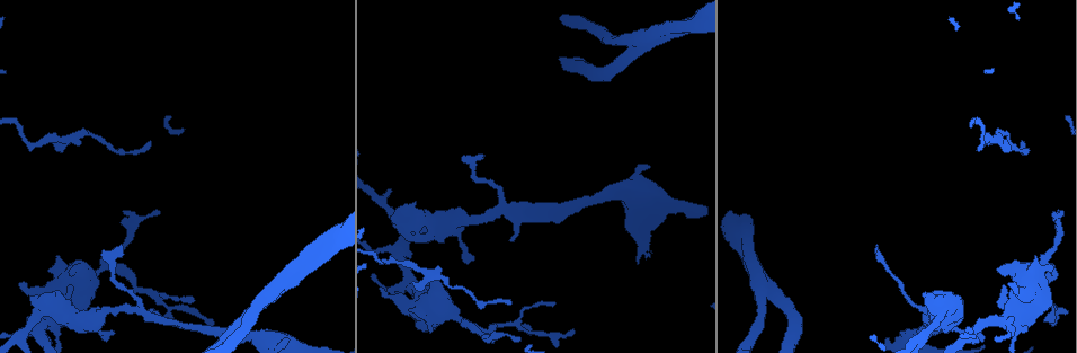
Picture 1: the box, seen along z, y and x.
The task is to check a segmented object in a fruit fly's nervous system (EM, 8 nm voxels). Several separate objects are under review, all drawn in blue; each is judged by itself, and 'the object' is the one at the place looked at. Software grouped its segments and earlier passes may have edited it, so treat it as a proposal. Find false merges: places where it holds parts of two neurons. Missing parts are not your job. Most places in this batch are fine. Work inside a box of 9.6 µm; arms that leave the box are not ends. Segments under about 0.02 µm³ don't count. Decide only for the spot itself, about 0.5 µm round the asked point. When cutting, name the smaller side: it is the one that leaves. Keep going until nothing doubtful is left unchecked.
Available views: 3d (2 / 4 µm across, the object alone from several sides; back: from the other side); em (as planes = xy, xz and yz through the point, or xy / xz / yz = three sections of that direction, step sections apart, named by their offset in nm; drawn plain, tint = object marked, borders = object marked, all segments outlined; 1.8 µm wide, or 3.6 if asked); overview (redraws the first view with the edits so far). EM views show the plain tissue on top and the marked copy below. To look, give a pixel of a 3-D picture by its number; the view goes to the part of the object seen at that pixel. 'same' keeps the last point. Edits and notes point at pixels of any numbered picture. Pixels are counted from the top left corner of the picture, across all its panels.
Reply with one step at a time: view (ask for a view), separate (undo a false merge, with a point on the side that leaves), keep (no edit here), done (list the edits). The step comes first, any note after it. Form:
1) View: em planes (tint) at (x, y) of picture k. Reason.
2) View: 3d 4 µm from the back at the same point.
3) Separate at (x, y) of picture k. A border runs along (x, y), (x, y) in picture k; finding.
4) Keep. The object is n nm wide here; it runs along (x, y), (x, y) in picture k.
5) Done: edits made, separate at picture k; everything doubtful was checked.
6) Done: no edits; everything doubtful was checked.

View: 3d 4 µm at (431, 222) of picture 1. Branch point.

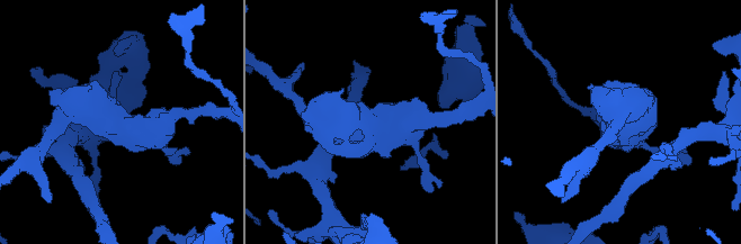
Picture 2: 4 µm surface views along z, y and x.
View: em planes (tint) at (118, 127) of picture 2.

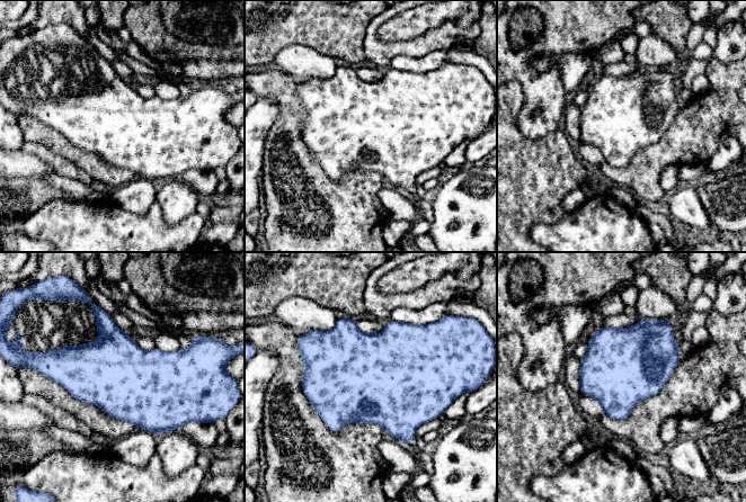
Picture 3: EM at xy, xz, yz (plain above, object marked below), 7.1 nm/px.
Keep. All the same neuron.

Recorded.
View: em yz step 16 (borders) at (106, 266) of picture 1. Sharp bend.

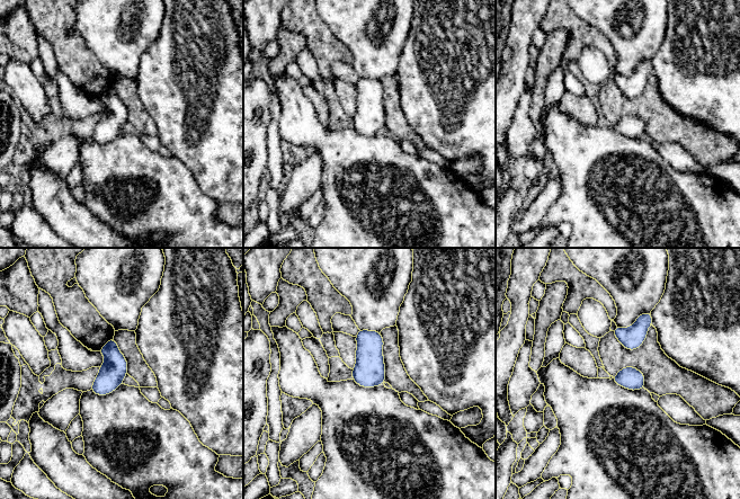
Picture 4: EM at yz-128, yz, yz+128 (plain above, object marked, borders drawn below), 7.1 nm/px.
Keep. All the same neuron.

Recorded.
View: 3d 2 µm at (996, 133) of picture 1. Thick turns thin.

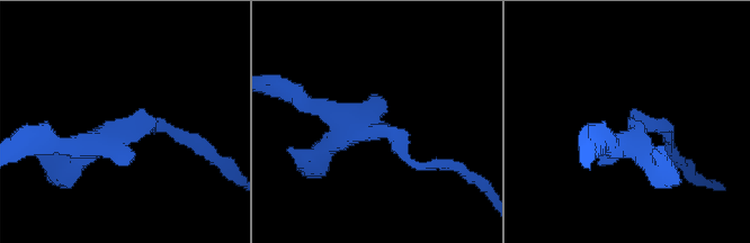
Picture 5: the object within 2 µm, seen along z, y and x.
View: em planes (tint) at (394, 131) of picture 5.

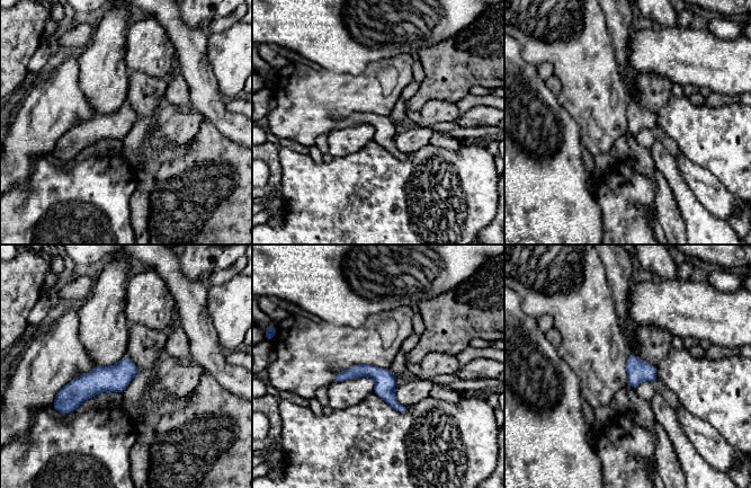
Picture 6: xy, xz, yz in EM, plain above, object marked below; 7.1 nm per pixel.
Keep. The object is 150 nm wide here; it runs along (135, 369), (63, 395) in picture 6; one neuron here.

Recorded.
View: 3d 2 µm at (282, 284) of picture 1. Side arm on a straight run.

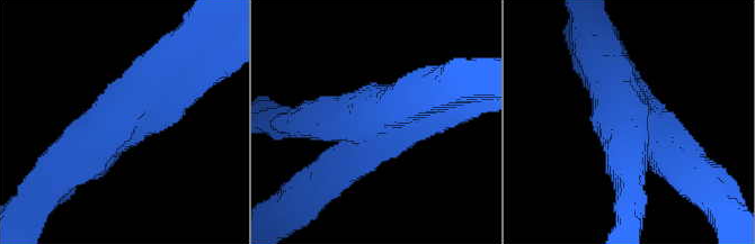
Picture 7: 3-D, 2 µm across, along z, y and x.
View: em xy step 16 (tint) at (124, 122) of picture 7. 3 arms meet here; the arms are 300, 300, 380 nm wide; now the EM.

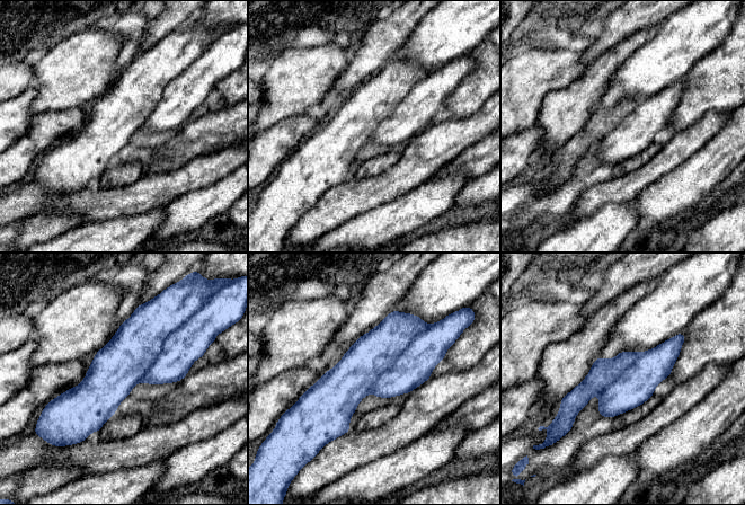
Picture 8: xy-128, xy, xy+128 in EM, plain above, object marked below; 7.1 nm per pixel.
View: em planes (tint) at the same point. Cut it another way.

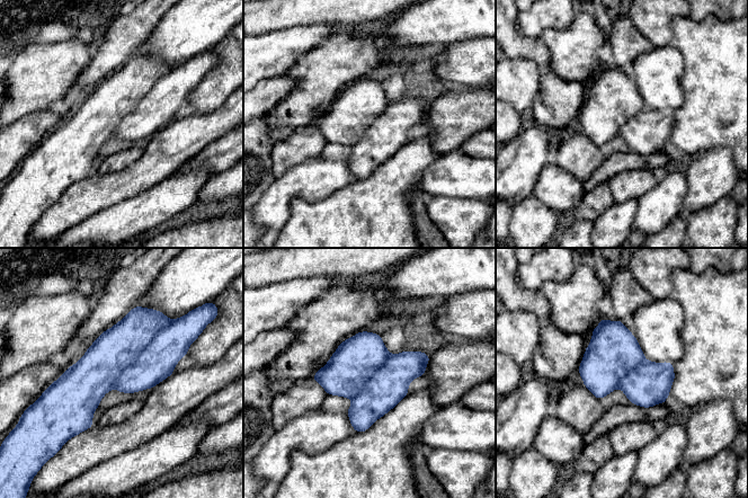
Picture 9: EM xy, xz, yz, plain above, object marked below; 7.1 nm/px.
Separate at (116, 348) of picture 9. Two neurons meet here.

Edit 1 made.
Done: edits made, separate at picture 9; everything doubtful was checked.

